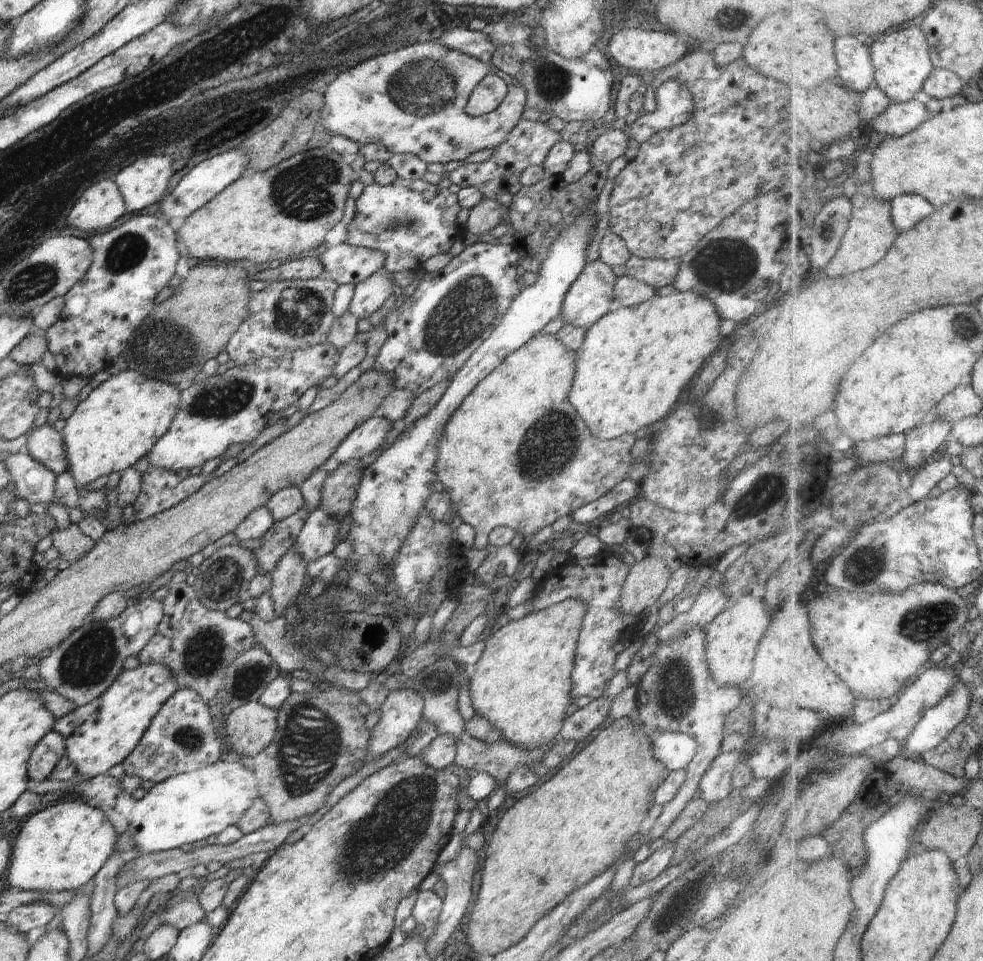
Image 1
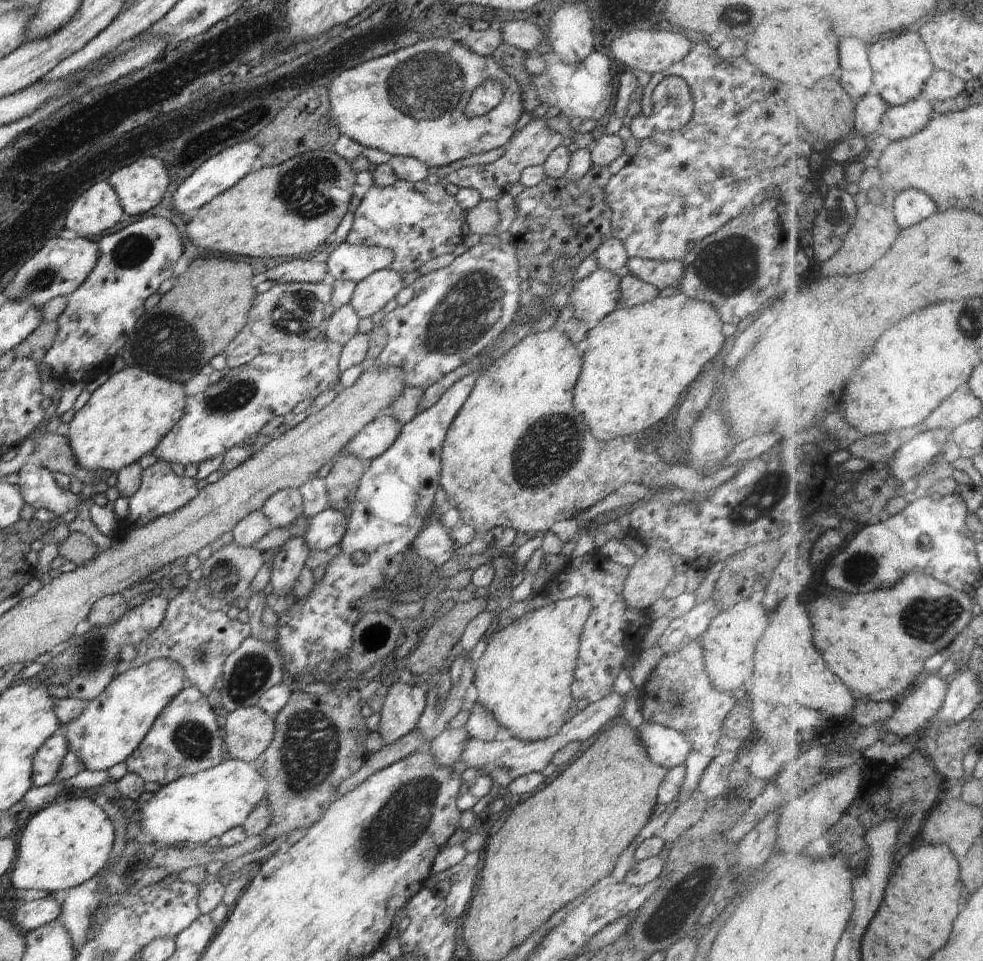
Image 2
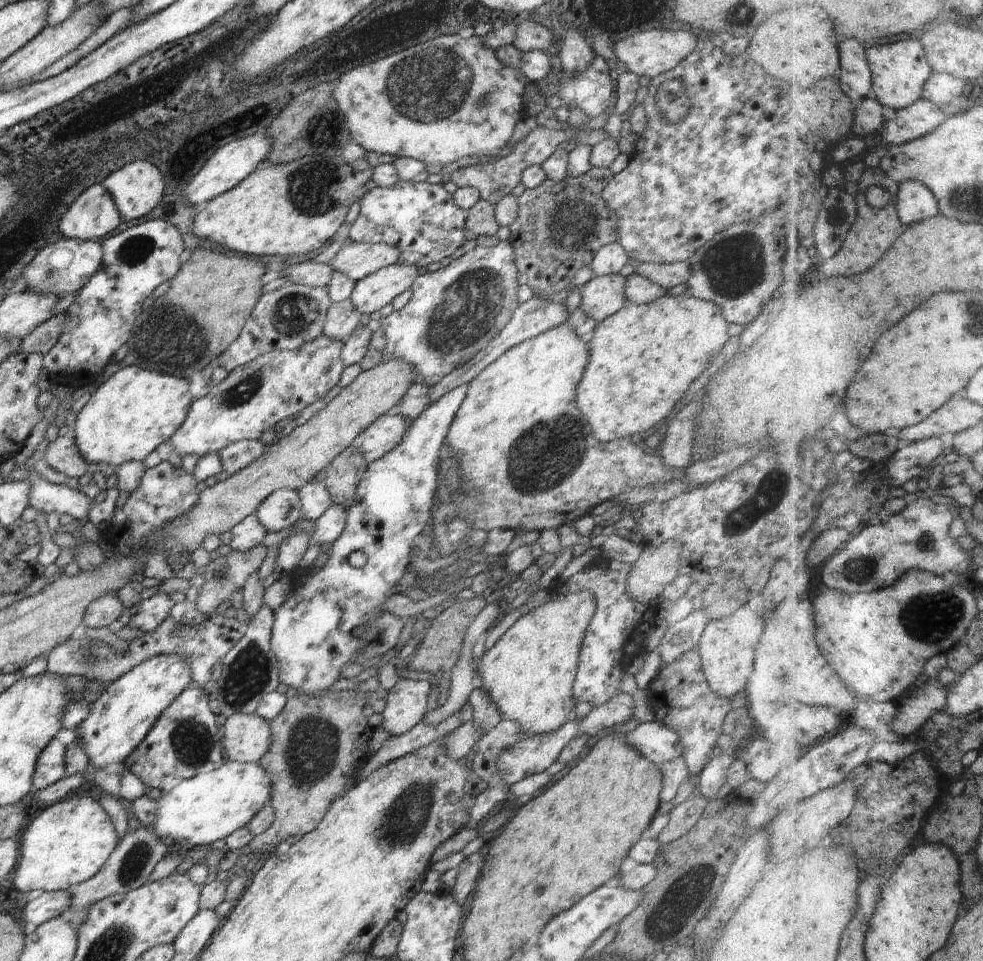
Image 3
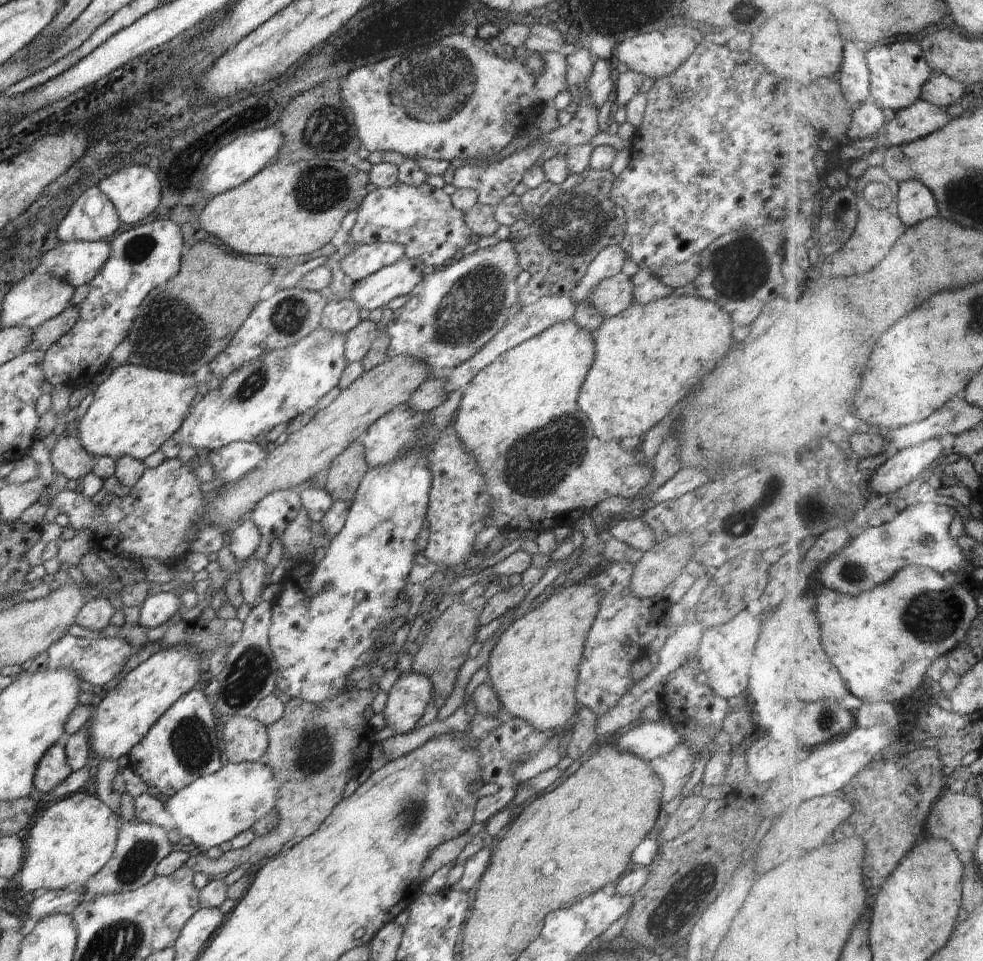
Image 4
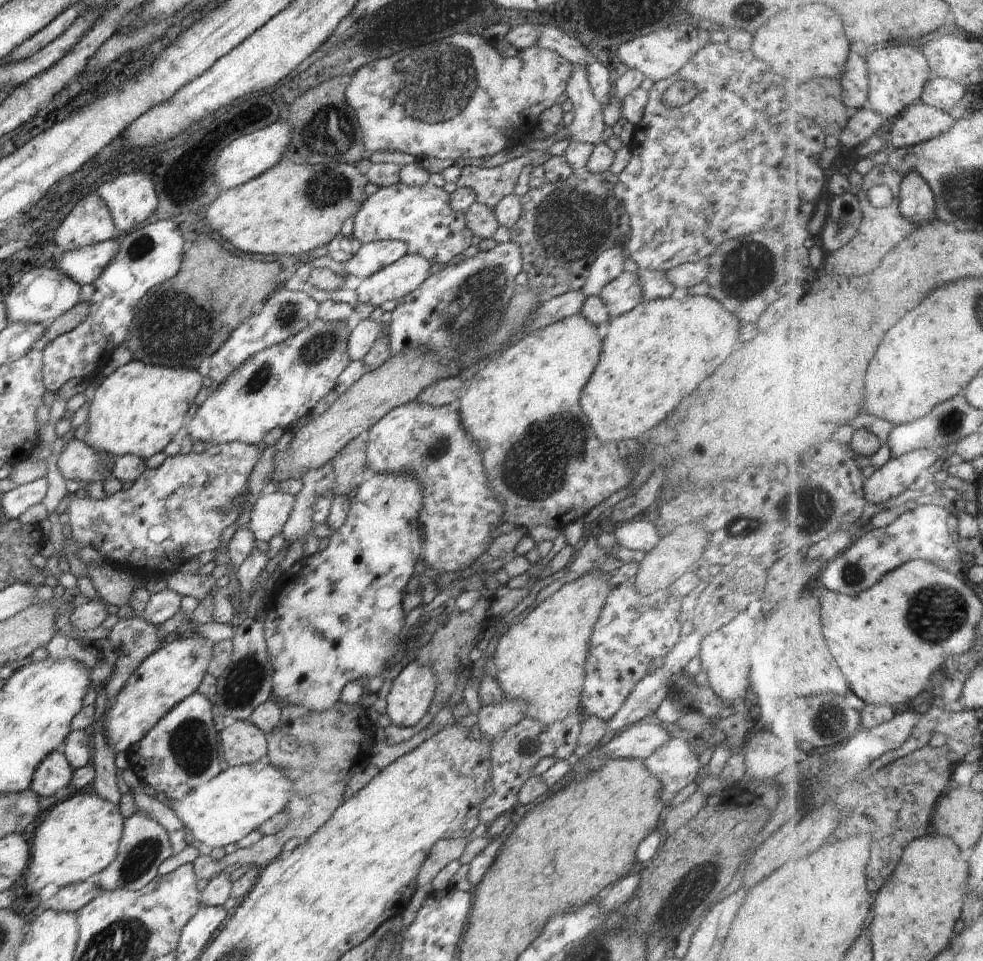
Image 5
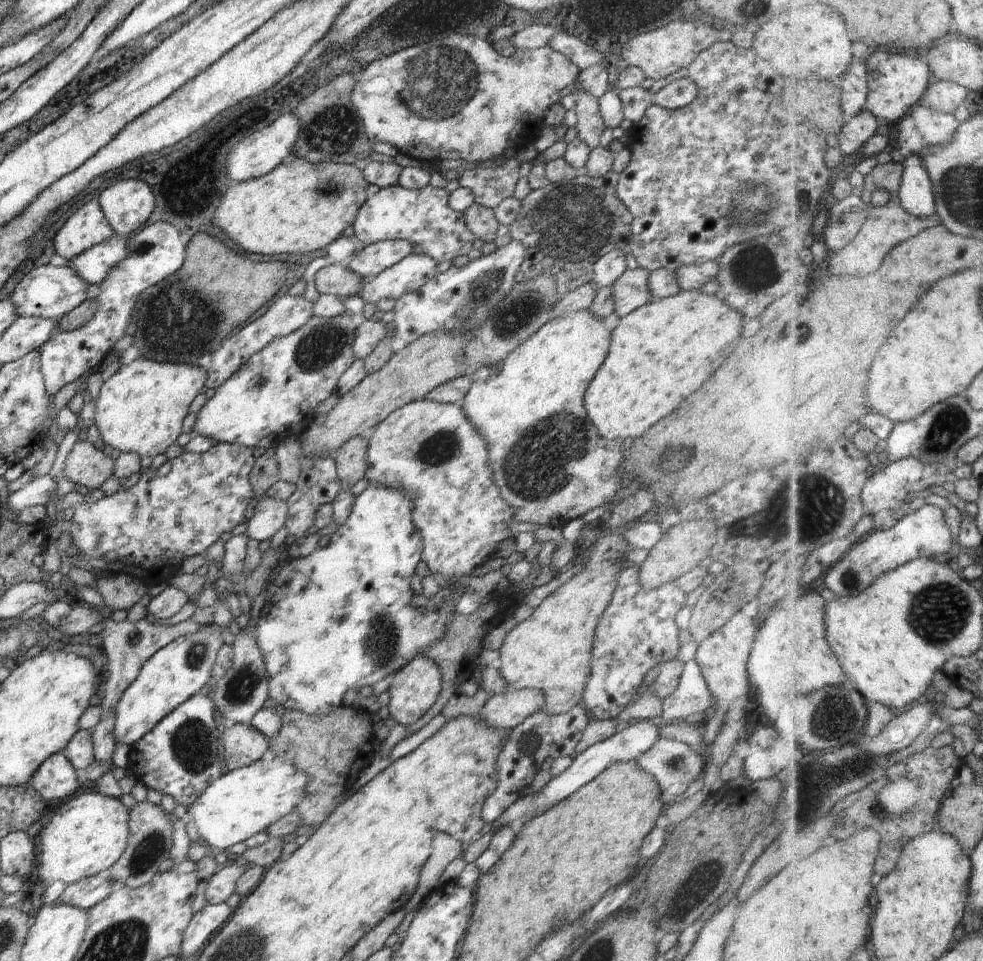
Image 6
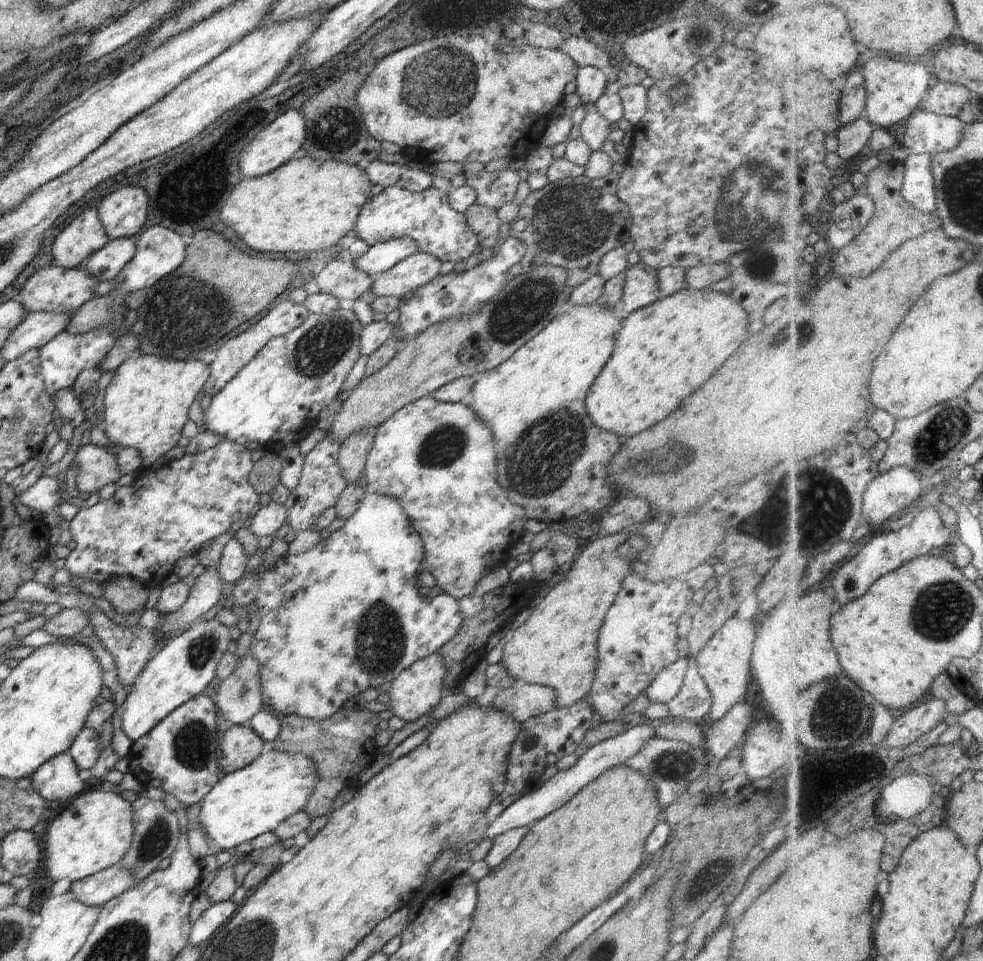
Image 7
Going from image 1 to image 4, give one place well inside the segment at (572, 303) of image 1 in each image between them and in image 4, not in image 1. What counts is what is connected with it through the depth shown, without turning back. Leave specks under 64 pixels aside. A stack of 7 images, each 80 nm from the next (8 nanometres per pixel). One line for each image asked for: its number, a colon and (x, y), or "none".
2: (594, 297)
3: (601, 297)
4: (612, 296)

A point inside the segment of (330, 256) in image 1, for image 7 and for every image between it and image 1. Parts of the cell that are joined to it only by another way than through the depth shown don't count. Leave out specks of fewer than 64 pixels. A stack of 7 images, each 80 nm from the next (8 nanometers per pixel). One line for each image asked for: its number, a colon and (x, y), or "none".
2: (349, 262)
3: (357, 261)
4: (369, 258)
5: (370, 258)
6: (375, 258)
7: (380, 257)

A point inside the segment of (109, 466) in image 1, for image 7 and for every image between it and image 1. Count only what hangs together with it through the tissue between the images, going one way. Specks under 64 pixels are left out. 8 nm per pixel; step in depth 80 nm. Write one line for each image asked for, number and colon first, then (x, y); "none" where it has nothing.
2: (125, 418)
3: (130, 415)
4: (136, 409)
5: (137, 410)
6: (140, 409)
7: (146, 403)

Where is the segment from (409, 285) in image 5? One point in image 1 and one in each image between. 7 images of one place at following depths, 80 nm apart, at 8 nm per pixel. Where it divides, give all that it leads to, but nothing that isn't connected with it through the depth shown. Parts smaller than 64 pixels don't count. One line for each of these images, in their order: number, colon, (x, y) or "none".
1: (370, 294)
2: (370, 295)
3: (370, 294)
4: (398, 279)

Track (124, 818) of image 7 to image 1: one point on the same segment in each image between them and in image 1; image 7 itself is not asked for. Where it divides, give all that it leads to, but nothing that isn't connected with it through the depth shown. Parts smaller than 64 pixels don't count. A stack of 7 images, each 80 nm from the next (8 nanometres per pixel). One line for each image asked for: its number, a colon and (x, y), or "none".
1: (60, 848)
2: (65, 844)
3: (67, 843)
4: (73, 840)
5: (80, 837)
6: (87, 835)

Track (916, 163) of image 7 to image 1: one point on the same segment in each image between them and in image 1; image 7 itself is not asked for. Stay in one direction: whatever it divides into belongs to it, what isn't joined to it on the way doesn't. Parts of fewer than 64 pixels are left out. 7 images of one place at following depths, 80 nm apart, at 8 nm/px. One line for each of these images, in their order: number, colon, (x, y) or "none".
1: (908, 210)
2: (914, 206)
3: (917, 202)
4: (917, 202)
5: (918, 200)
6: (918, 195)

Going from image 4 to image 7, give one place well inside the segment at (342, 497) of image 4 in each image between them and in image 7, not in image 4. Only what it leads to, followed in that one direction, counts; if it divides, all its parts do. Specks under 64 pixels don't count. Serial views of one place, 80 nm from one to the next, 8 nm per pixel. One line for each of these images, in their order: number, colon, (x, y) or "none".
5: (349, 465)
6: (350, 459)
7: (353, 451)

